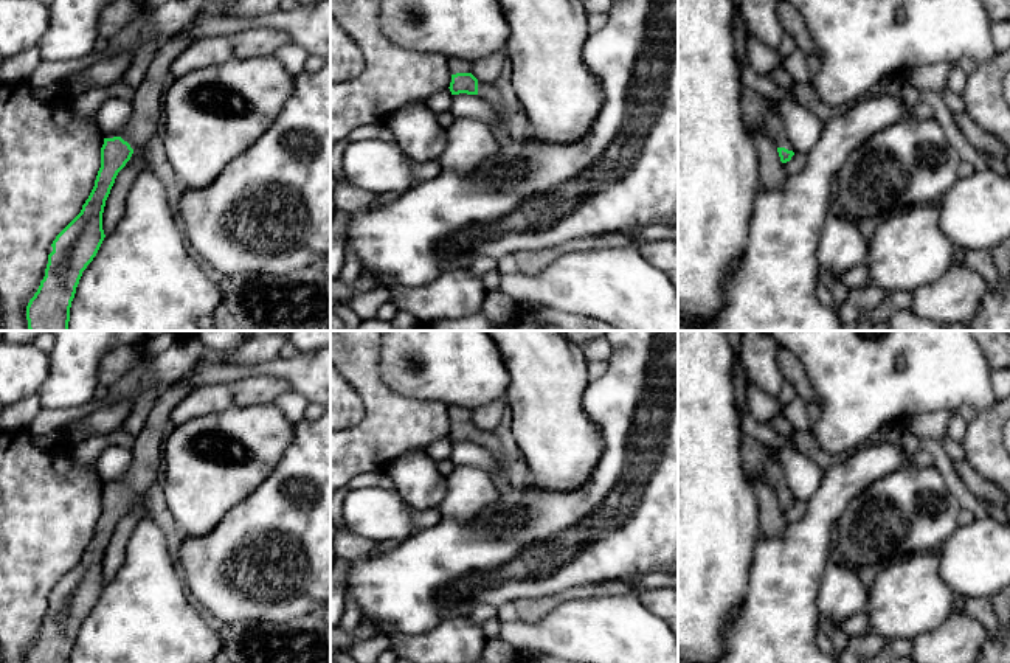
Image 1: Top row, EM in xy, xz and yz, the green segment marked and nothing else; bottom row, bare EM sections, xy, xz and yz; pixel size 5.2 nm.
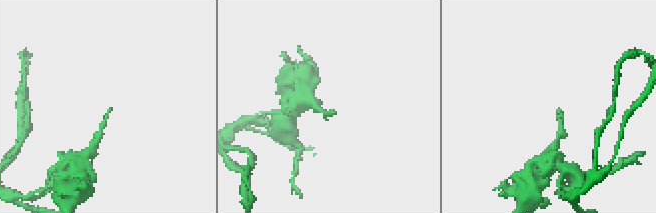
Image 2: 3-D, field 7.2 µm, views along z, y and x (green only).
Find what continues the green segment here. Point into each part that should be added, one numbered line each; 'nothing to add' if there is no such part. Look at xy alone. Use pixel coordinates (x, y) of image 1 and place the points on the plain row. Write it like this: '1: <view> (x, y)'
1: xy (148, 447)

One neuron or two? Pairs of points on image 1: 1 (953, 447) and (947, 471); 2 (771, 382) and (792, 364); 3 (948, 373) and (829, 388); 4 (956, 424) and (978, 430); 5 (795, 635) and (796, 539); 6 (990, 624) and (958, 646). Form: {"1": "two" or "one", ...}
{"1": "two", "2": "two", "3": "one", "4": "two", "5": "one", "6": "two"}

